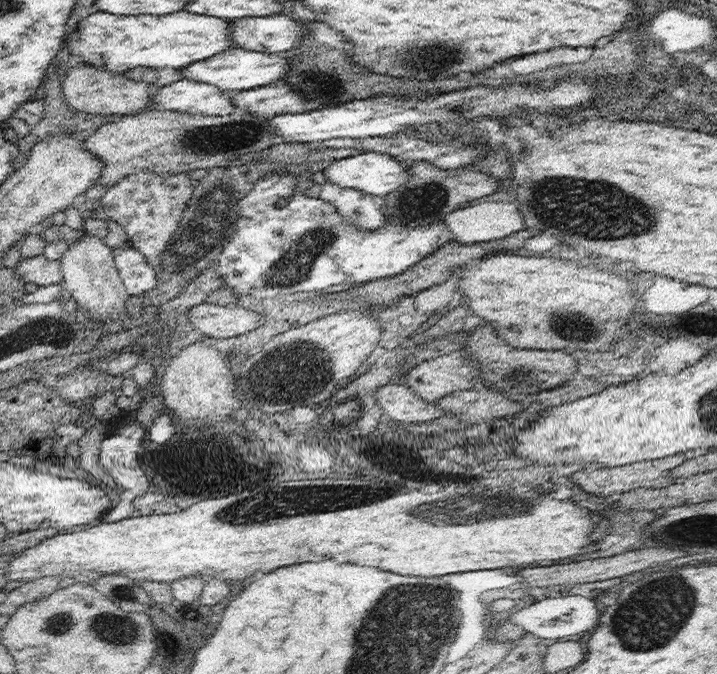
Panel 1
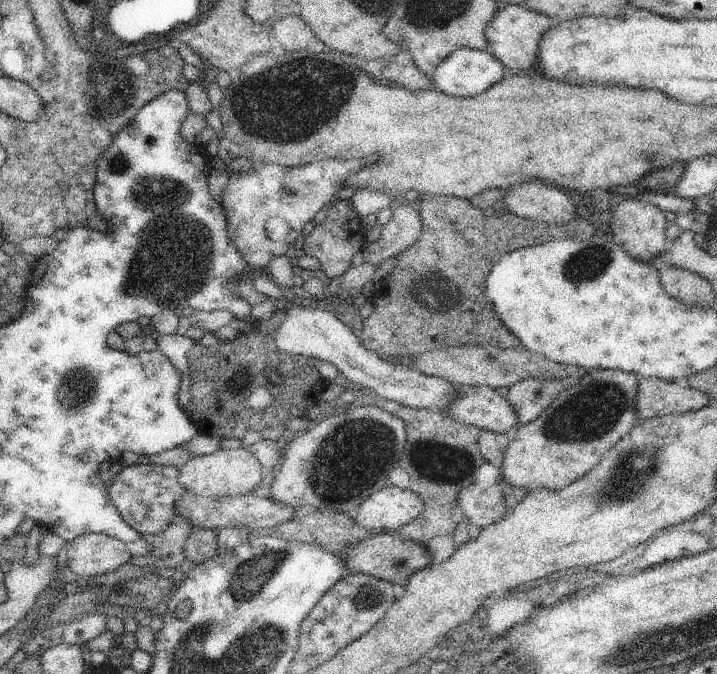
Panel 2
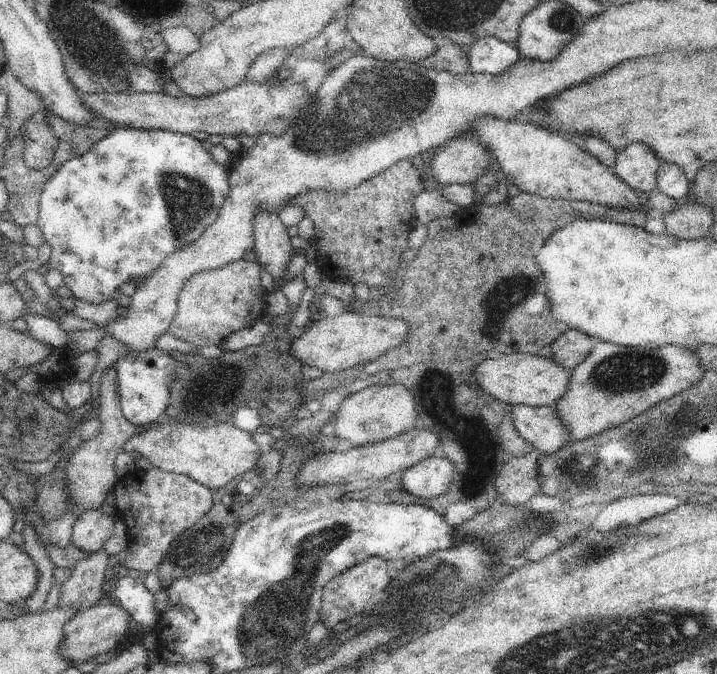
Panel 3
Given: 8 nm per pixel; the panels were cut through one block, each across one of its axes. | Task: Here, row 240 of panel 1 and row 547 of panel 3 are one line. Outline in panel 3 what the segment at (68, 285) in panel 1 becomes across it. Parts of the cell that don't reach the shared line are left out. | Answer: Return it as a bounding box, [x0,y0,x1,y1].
[71,510,113,554]

